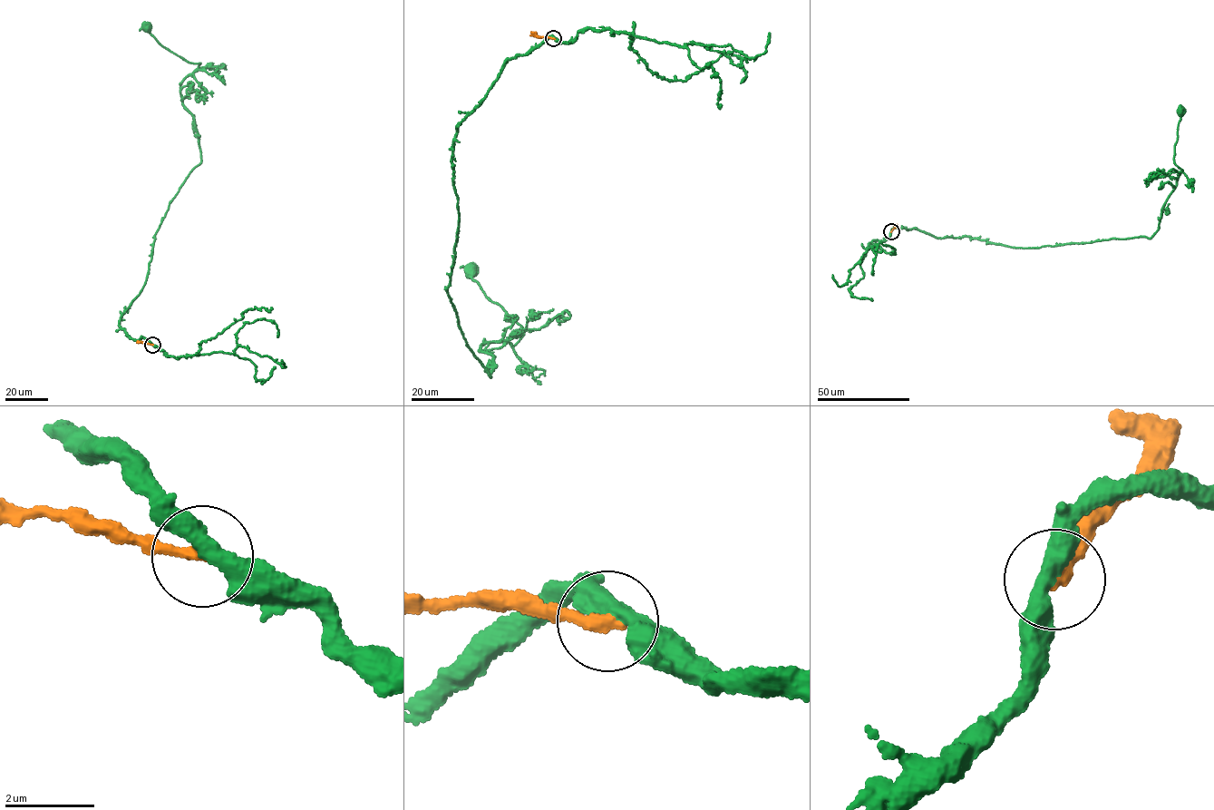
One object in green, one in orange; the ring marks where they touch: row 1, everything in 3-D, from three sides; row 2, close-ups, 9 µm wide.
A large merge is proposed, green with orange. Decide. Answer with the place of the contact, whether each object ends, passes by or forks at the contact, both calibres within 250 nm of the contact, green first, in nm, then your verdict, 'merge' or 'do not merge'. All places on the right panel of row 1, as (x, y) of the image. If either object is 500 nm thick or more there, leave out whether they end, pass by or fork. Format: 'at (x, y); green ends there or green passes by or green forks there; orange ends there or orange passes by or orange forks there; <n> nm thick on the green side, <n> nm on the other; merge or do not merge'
at (891, 231); green passes by; orange ends there; 420 nm thick on the green side, 280 nm on the other; do not merge

